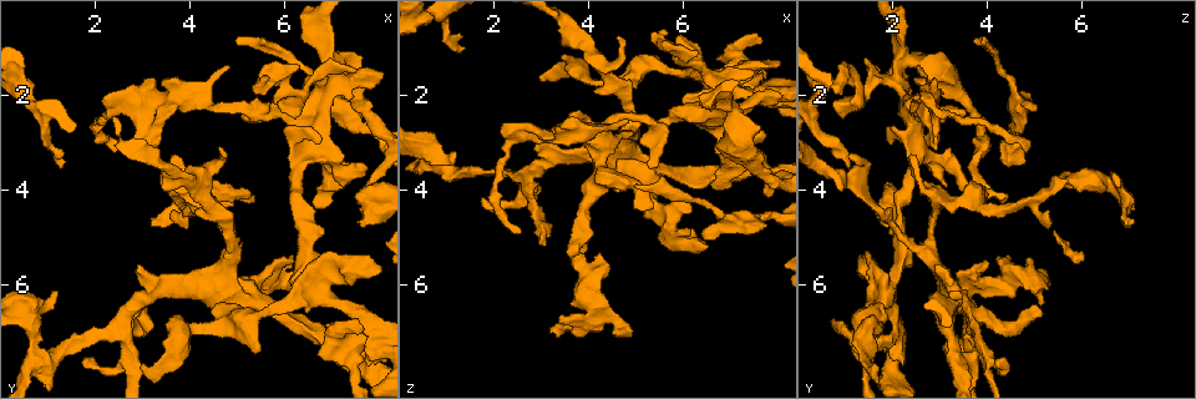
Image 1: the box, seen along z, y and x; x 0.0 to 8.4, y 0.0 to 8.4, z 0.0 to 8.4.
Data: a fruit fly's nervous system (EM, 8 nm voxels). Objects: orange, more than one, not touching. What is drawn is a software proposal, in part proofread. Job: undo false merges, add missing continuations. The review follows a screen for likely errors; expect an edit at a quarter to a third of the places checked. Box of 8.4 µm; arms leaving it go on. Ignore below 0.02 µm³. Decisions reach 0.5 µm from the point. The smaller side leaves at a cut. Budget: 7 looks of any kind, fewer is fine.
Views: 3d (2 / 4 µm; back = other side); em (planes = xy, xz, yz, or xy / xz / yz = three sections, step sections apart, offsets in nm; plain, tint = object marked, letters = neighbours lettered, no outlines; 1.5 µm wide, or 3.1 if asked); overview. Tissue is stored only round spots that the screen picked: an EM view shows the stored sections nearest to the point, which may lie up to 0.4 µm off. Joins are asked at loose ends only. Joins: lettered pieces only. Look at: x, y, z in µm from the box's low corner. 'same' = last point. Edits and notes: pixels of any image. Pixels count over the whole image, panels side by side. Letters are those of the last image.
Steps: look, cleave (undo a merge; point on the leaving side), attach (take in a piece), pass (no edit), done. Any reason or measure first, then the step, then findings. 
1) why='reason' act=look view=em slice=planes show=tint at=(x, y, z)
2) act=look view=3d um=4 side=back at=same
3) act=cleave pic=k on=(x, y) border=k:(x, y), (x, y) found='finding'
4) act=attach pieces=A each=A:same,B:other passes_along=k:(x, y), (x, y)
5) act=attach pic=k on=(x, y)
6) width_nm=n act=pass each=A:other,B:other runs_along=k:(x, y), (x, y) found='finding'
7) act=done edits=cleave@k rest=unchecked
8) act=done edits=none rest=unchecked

why='free end' act=look view=em slice=planes show=letters at=(6.70, 4.40, 3.95)

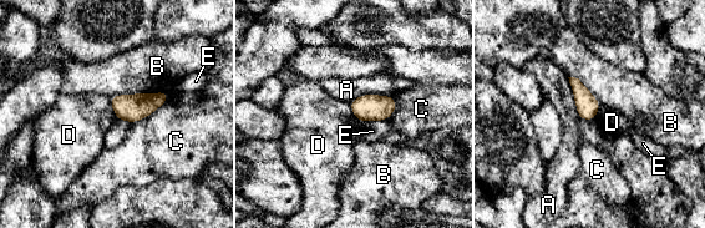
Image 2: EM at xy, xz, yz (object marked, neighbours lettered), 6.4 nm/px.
act=pass each=A:other,B:other,C:other,D:other,E:other border=2:(108, 97), (117, 118) found='none of them fits'

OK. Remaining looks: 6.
why='an open end' act=look view=em slice=planes show=plain at=(2.90, 6.45, 5.10)

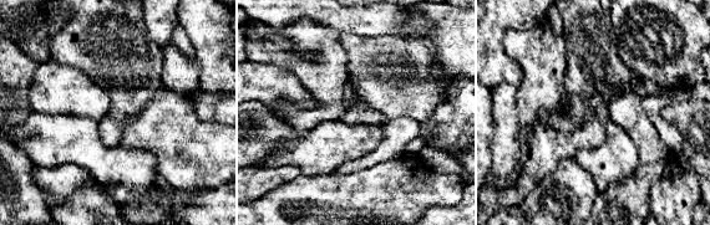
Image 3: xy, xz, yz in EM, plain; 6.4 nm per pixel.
act=look view=em slice=planes show=letters at=same

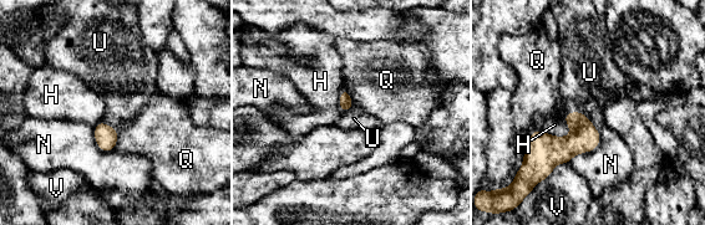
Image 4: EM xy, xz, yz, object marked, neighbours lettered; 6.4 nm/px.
act=attach pieces=U each=H:other,N:other,Q:other,U:same,V:other passes_along=4:(106, 137), (107, 124), (125, 91) found='it goes on there'

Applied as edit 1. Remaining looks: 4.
why='branch stops here' act=look view=em slice=xz step=4 show=letters at=(4.65, 3.10, 0.80)

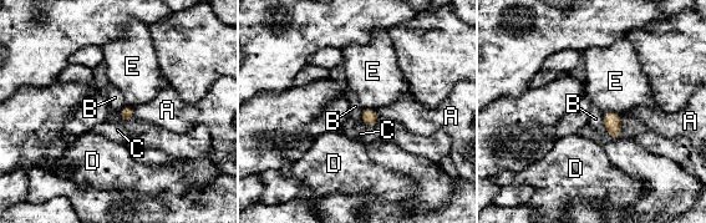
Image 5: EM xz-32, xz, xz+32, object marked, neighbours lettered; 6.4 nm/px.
why='another direction' act=look view=em slice=planes show=letters at=same

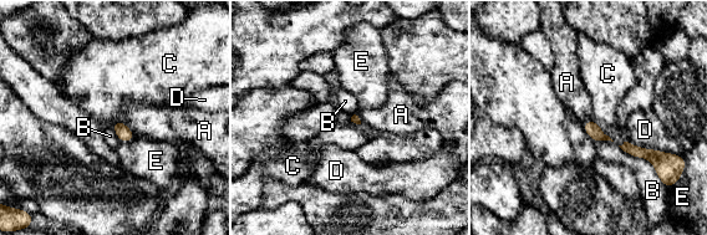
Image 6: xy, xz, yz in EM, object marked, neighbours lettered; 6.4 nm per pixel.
longest_contact=B:320nm act=pass each=A:other,B:other,C:other,D:other,E:other border=6:(125, 124), (136, 136) found='no lettered piece goes on from it'

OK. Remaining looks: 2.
act=done edits=attach@4 rest=unchecked

